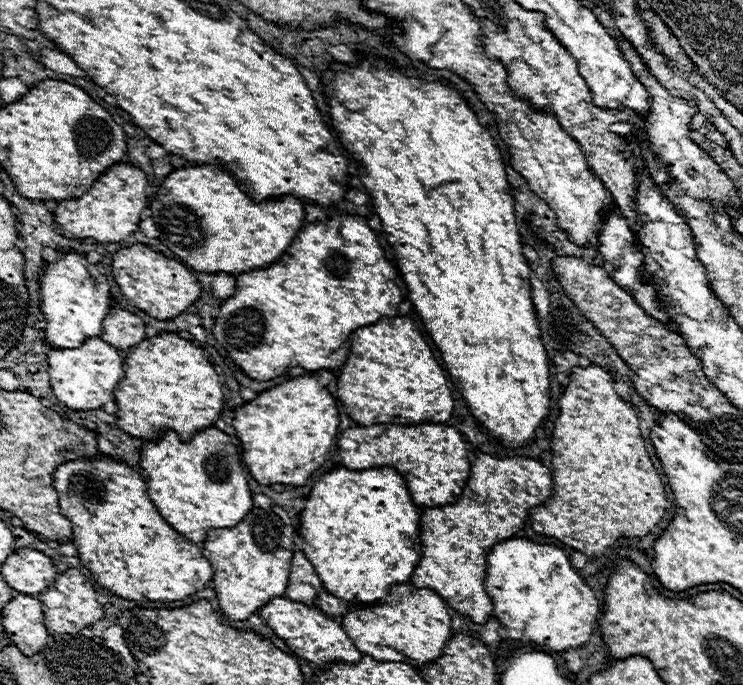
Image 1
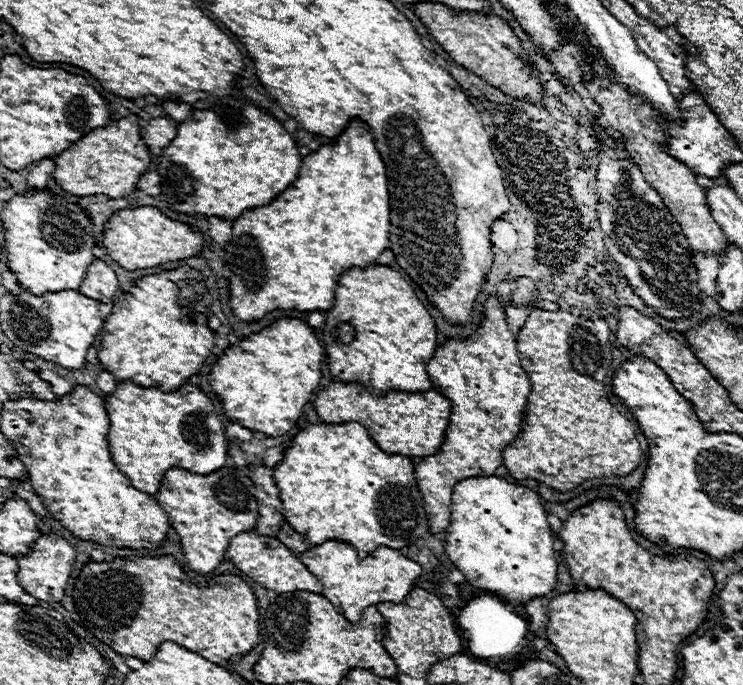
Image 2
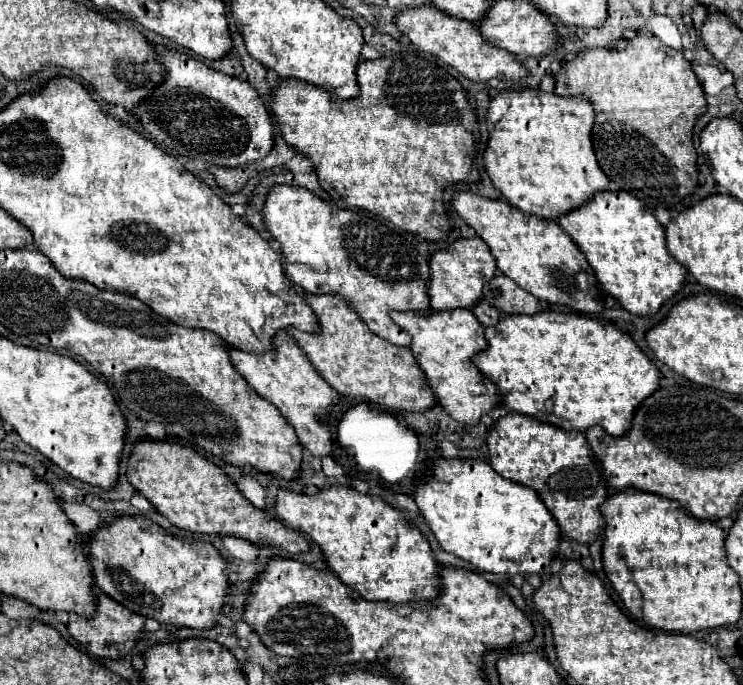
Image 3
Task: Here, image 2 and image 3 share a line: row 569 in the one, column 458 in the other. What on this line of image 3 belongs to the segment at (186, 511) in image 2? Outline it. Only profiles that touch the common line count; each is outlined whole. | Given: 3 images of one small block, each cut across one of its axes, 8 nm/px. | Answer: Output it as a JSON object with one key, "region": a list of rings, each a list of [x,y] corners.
{"region":[[[454,192],[450,204],[456,214],[486,242],[494,254],[498,270],[512,278],[522,290],[550,304],[568,306],[576,312],[602,312],[600,296],[592,294],[592,290],[598,288],[592,268],[588,266],[584,254],[570,240],[570,236],[564,234],[564,230],[554,220],[526,214],[510,206],[504,198],[492,200],[474,192]]]}

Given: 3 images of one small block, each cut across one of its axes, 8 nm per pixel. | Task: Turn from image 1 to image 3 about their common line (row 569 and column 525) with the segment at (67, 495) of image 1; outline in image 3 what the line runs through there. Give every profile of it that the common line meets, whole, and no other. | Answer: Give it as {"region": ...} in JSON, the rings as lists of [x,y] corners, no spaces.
{"region":[[[538,88],[500,90],[488,106],[488,144],[482,156],[492,186],[512,206],[546,220],[556,220],[560,214],[578,208],[594,192],[608,188],[608,178],[602,174],[590,142],[592,120],[594,108],[586,98],[558,96]]]}

